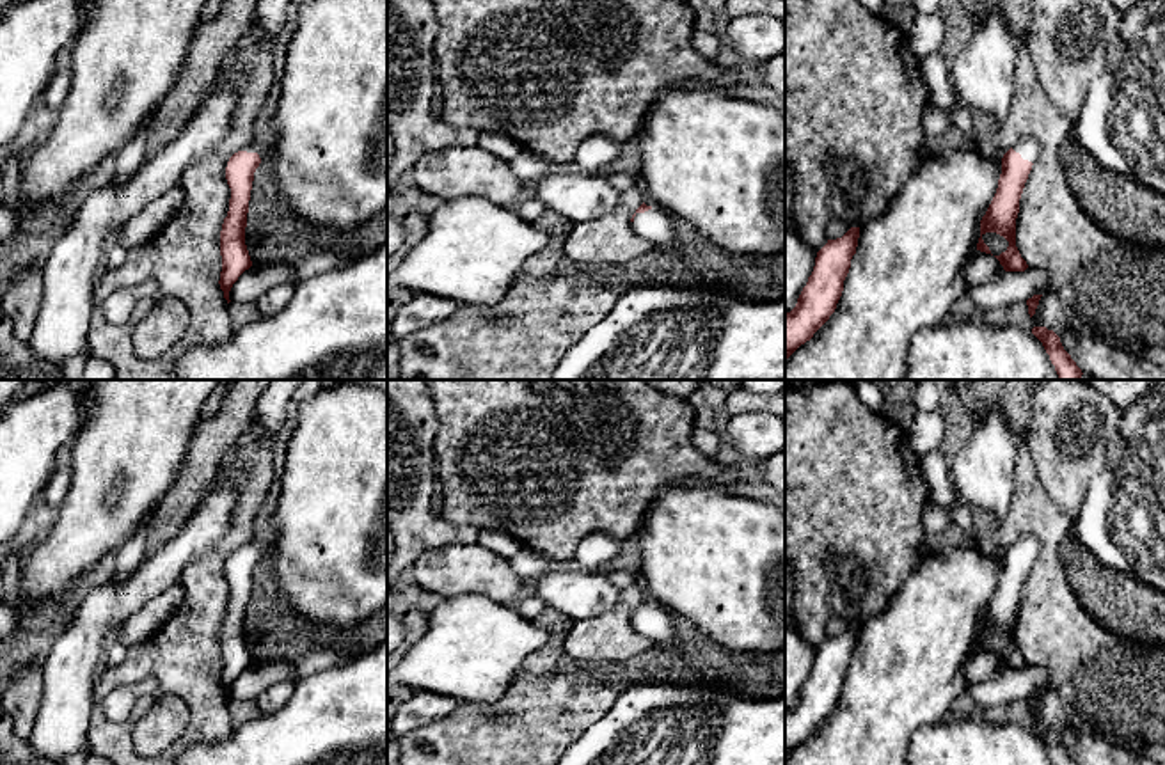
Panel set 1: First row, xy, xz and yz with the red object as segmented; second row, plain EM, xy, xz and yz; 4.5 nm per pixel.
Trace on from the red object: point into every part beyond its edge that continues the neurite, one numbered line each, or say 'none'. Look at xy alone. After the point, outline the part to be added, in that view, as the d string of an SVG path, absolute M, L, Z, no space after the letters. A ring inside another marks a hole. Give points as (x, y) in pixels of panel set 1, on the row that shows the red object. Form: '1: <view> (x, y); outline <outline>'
1: xy (251, 146); outline M254 138L240 147L240 151L258 153L261 162L266 160L268 149L268 146L258 144Z

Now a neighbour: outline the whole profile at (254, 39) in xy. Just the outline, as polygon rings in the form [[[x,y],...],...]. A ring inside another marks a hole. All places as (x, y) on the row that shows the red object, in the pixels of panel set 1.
[[[254,20],[249,35],[243,39],[243,43],[234,50],[242,59],[249,59],[254,50],[268,46],[272,48],[273,39],[265,39],[263,32],[259,30],[258,21]]]

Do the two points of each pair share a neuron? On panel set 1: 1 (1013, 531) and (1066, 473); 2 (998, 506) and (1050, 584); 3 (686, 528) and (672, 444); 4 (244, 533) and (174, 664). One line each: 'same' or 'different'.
1: different
2: different
3: different
4: same

